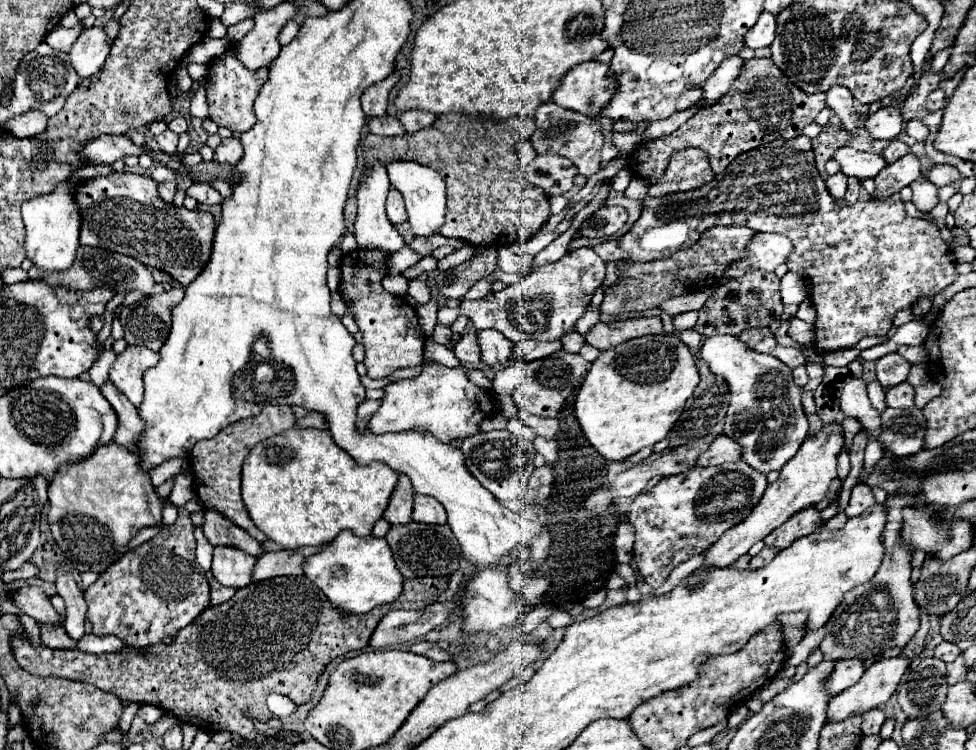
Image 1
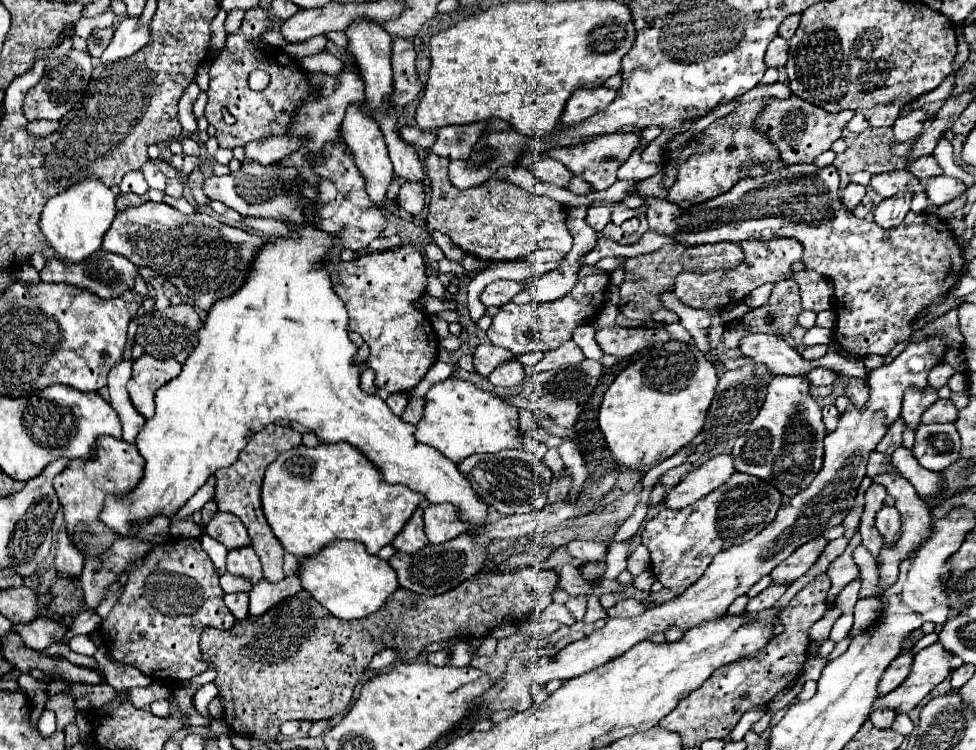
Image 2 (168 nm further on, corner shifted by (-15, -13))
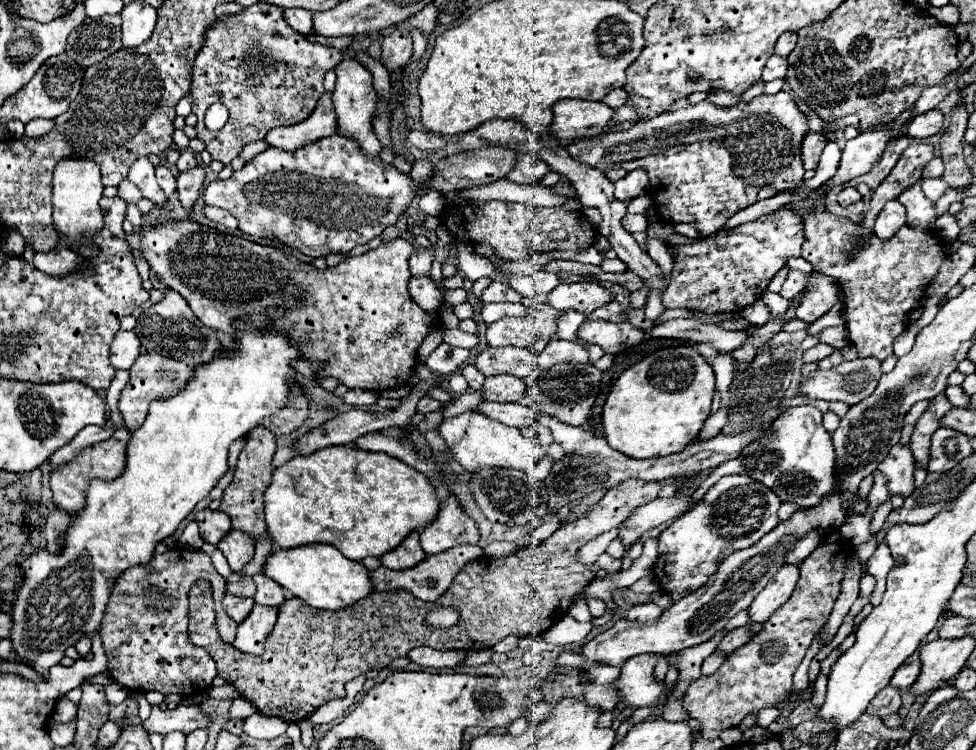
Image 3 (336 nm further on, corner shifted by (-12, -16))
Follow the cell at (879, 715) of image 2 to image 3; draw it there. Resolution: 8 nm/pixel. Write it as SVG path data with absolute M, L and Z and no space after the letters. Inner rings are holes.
M888 686L888 688L880 690L880 692L874 696L874 700L872 700L872 704L868 706L866 712L872 714L872 716L884 718L884 716L888 716L888 714L898 712L898 708L900 708L900 690Z

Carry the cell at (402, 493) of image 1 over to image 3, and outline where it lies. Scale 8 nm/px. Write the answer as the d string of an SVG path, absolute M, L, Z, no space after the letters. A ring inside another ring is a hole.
M414 530L396 550L384 554L380 558L380 562L382 562L384 568L390 568L390 570L406 570L406 568L412 568L412 566L420 564L424 558L426 558L426 554L420 548L418 532Z

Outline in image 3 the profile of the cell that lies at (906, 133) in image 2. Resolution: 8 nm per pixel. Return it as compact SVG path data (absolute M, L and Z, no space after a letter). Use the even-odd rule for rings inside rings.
M930 110L926 114L916 116L910 126L908 126L908 136L912 138L930 138L934 134L938 134L944 128L944 114L940 110Z

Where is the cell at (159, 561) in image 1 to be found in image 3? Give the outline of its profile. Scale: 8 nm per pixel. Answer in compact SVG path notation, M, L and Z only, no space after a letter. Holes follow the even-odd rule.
M174 548L166 554L156 554L150 564L146 566L134 566L128 568L120 580L116 582L112 590L110 604L106 608L104 620L102 620L102 646L108 656L108 674L114 682L122 684L128 690L138 690L138 692L148 692L148 690L158 690L162 694L180 694L184 698L192 698L198 692L204 692L206 688L212 686L212 680L218 676L216 662L208 652L202 648L194 646L190 642L188 632L188 592L194 586L196 580L208 580L214 588L214 602L216 602L216 626L224 642L234 642L236 638L236 628L238 624L224 612L222 608L222 598L226 594L226 580L214 570L210 556L202 550L188 550L188 548Z

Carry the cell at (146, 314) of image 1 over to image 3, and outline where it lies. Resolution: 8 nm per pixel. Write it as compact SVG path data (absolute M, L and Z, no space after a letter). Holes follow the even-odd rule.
M166 290L162 302L152 304L148 310L144 310L142 316L138 316L134 330L138 332L142 348L172 356L188 366L206 364L214 356L214 352L222 346L218 332L212 328L206 328L204 324L200 328L200 320L192 314L188 302L174 290Z

